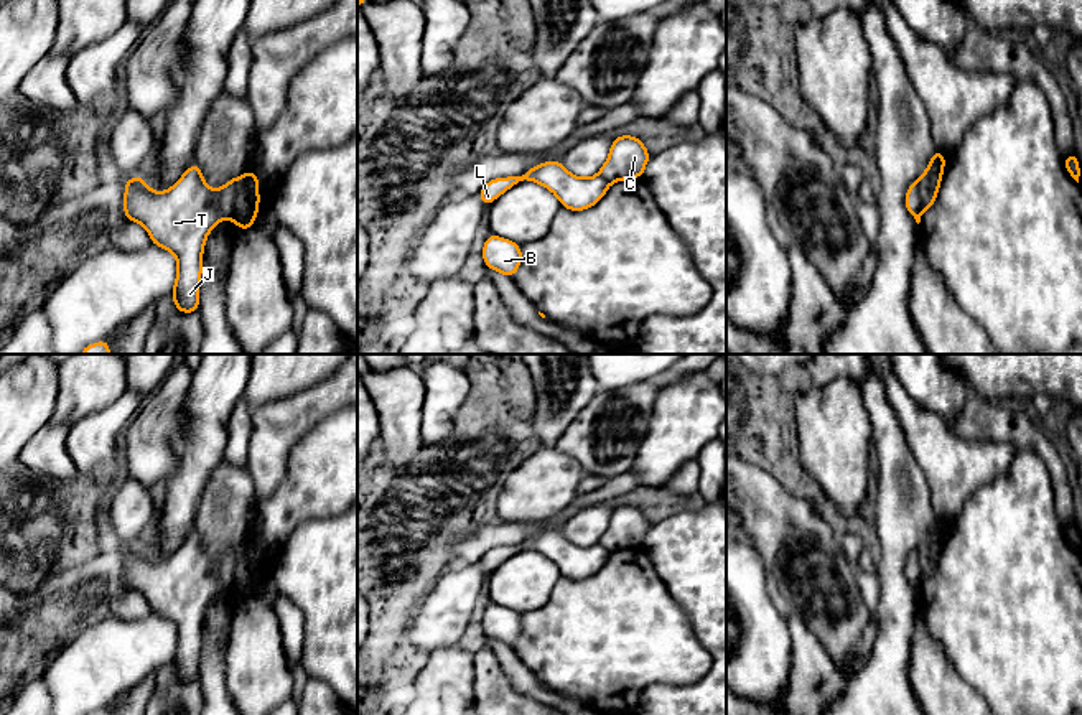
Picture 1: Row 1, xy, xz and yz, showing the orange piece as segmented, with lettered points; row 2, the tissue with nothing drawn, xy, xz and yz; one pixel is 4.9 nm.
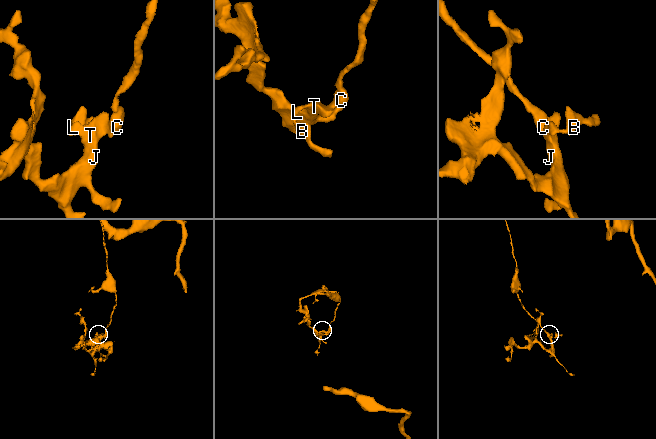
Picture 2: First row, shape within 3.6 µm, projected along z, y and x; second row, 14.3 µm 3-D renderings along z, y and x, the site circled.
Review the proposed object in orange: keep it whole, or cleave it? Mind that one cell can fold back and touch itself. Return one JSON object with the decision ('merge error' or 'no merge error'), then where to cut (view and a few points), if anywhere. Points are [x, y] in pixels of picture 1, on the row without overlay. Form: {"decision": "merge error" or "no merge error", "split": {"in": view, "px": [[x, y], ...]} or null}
{"decision": "merge error", "split": {"in": "xy", "px": [[237, 547], [231, 585]]}}

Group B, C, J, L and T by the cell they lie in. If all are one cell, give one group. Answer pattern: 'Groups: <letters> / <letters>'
Groups: B J L T / C

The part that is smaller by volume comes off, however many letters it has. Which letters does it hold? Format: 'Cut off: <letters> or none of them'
Cut off: B, J, L, T

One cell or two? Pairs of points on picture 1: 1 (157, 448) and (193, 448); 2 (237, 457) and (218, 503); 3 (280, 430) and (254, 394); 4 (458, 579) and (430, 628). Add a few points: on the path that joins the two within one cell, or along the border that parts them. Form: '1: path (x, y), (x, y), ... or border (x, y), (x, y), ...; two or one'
1: border (181, 411), (167, 480); two
2: border (224, 458), (233, 465), (246, 465); two
3: border (298, 394), (277, 397), (251, 409); two
4: path (457, 590), (437, 616); one

